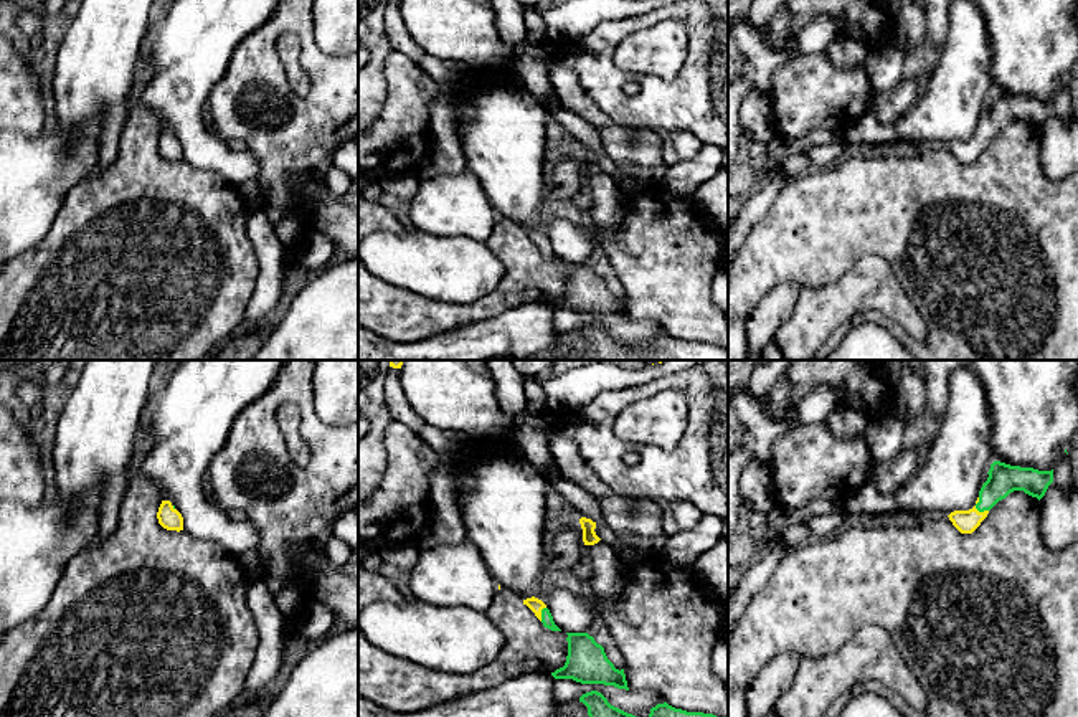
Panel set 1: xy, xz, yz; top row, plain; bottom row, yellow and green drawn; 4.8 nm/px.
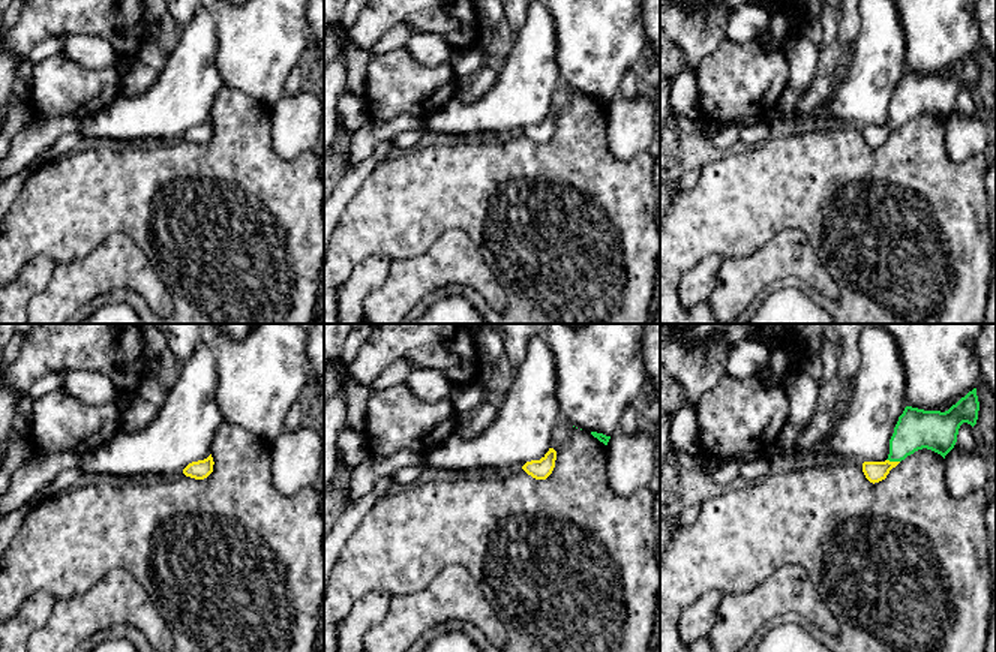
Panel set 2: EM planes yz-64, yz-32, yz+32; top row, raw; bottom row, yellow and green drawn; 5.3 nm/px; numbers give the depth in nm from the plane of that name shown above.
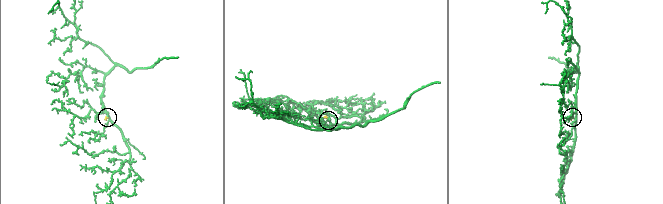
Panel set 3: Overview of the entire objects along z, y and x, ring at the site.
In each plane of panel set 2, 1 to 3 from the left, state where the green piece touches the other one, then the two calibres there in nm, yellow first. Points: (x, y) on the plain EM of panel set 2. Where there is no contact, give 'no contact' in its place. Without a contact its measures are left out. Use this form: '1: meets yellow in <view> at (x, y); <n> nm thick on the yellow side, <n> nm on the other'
1: no contact
2: no contact
3: meets yellow in yz+32 at (893, 126); 110 nm thick on the yellow side, 220 nm on the other

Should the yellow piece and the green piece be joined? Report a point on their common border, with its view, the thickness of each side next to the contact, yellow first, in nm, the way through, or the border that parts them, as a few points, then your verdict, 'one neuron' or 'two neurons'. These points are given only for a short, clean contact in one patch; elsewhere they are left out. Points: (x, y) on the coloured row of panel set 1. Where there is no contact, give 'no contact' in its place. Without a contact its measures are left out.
meets yellow in yz at (976, 509); 110 nm thick on the yellow side, 150 nm on the other; runs through yz (964, 521), (976, 509), (1002, 479); one neuron

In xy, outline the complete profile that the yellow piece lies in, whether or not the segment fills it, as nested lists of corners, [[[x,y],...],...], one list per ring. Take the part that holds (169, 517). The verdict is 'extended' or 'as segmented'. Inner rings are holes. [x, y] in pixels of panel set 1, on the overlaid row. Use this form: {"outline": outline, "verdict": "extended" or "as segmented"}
{"outline": [[[162,501],[157,512],[158,524],[167,530],[183,530],[183,517],[170,501]]], "verdict": "as segmented"}

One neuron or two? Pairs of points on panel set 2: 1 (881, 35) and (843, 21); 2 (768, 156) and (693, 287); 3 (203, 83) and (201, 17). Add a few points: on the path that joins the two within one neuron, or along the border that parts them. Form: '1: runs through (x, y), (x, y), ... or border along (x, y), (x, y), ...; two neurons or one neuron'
1: border along (860, 15), (860, 32), (851, 48); two neurons
2: border along (723, 258), (708, 255), (683, 276); two neurons
3: runs through (201, 66), (201, 33); one neuron

